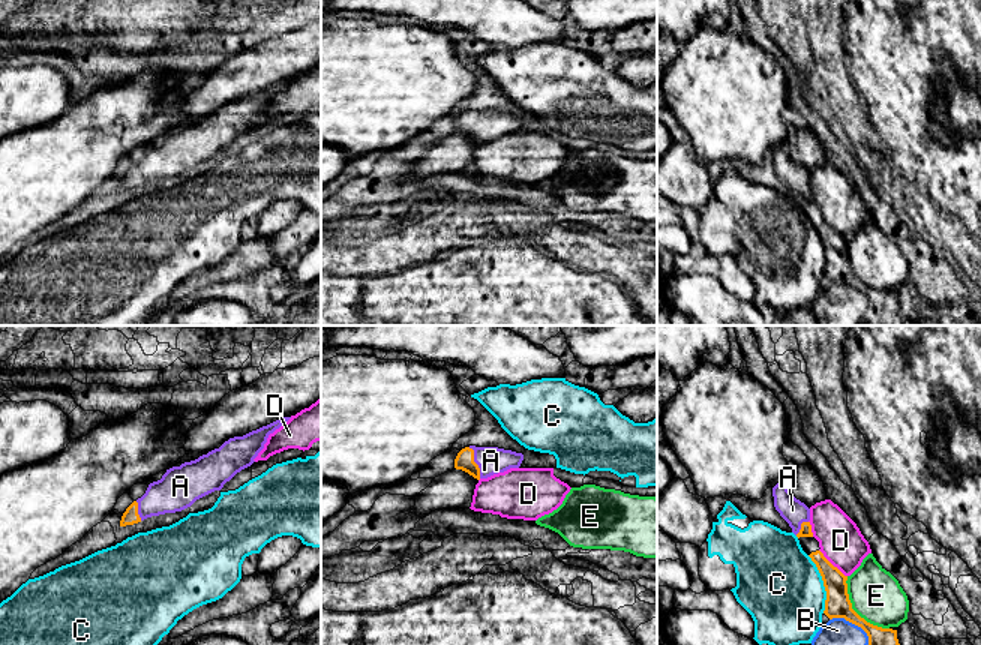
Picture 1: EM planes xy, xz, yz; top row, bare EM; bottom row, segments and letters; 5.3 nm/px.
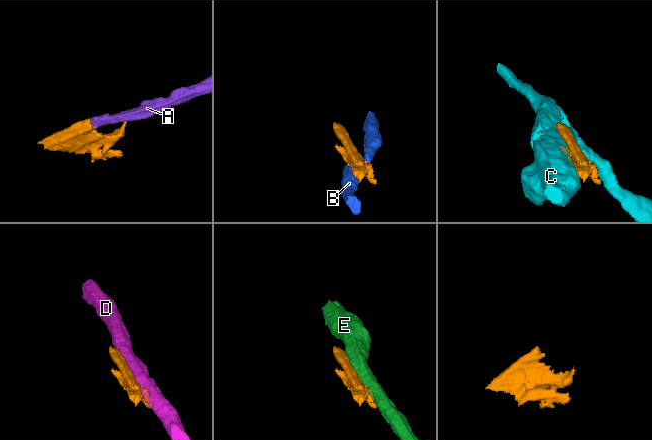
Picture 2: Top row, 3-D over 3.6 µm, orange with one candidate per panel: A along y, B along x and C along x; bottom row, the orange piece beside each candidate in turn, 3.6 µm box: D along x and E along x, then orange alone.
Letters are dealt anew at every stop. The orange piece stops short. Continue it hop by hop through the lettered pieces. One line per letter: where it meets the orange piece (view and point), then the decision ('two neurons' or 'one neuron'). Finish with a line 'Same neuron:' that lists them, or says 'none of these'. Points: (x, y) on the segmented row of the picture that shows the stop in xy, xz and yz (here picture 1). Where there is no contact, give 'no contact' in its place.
A: xz (474, 462) | one neuron
B: yz (854, 623) | two neurons
C: yz (824, 584) | two neurons
D: yz (831, 564) | two neurons
E: yz (854, 611) | two neurons
Same neuron: A

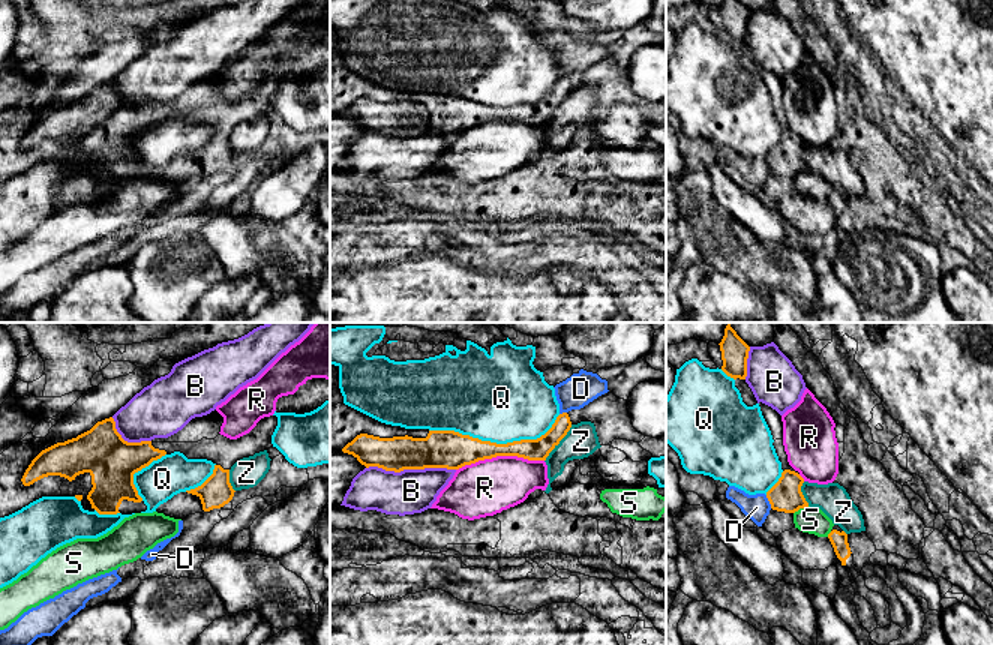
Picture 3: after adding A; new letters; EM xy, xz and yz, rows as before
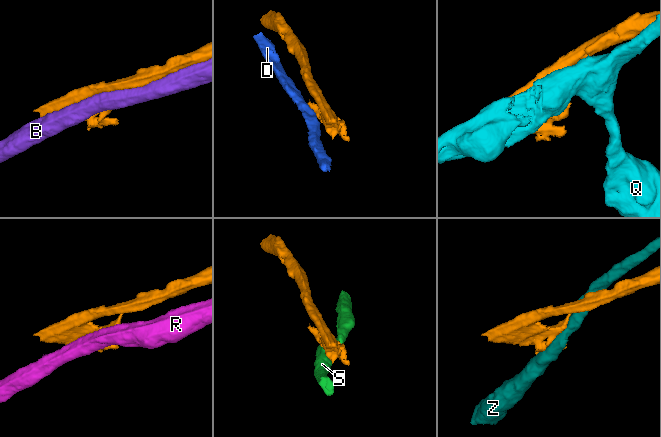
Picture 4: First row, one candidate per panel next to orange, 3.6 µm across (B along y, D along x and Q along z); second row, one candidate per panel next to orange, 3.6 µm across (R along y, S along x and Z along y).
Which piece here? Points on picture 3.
B: xz (411, 468) | two neurons
D: yz (768, 500) | two neurons
Q: xz (495, 443) | two neurons
R: xz (500, 455) | two neurons
S: yz (801, 507) | two neurons
Z: xz (558, 443) | two neurons
Same neuron: none of these

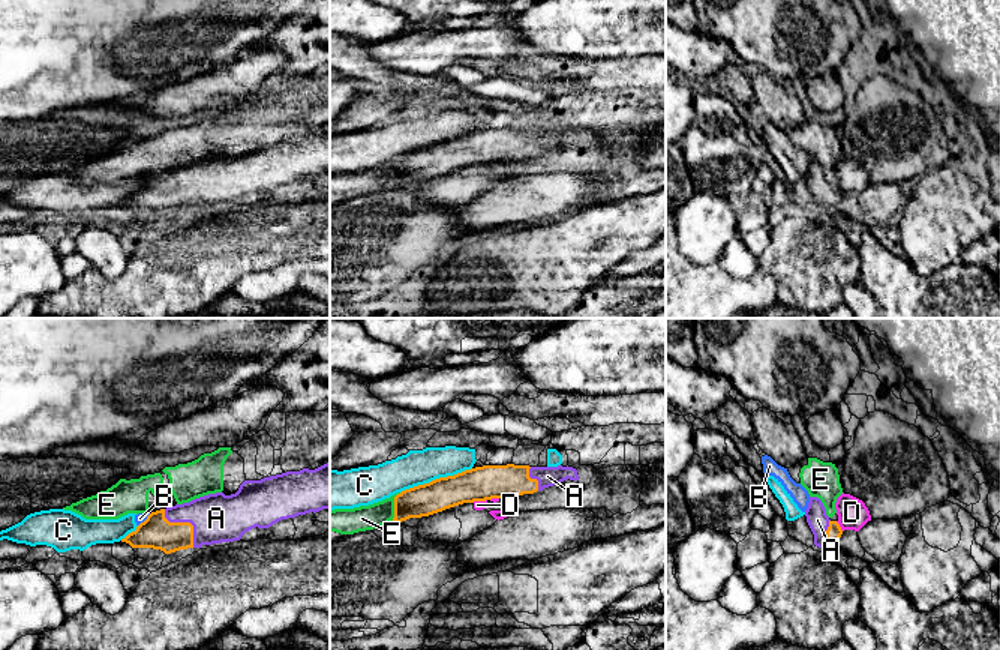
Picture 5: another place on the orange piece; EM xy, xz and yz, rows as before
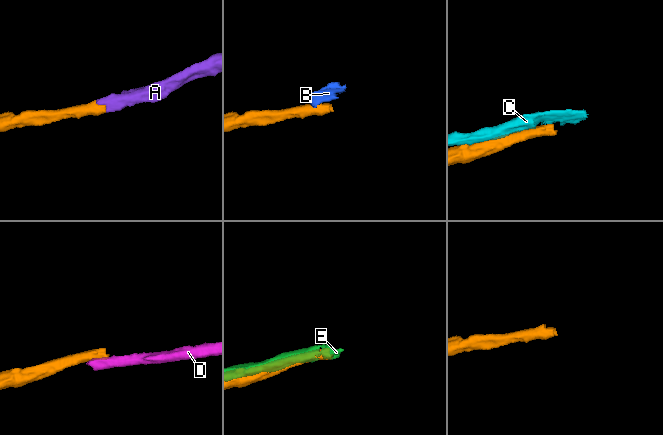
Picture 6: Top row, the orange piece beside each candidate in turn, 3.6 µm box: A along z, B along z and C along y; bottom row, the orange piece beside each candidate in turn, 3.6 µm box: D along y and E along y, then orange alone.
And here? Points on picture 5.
A: xy (186, 523) | one neuron
B: xy (146, 520) | two neurons
C: xz (435, 479) | two neurons
D: yz (838, 526) | two neurons
E: xz (395, 508) | two neurons
Same neuron: A

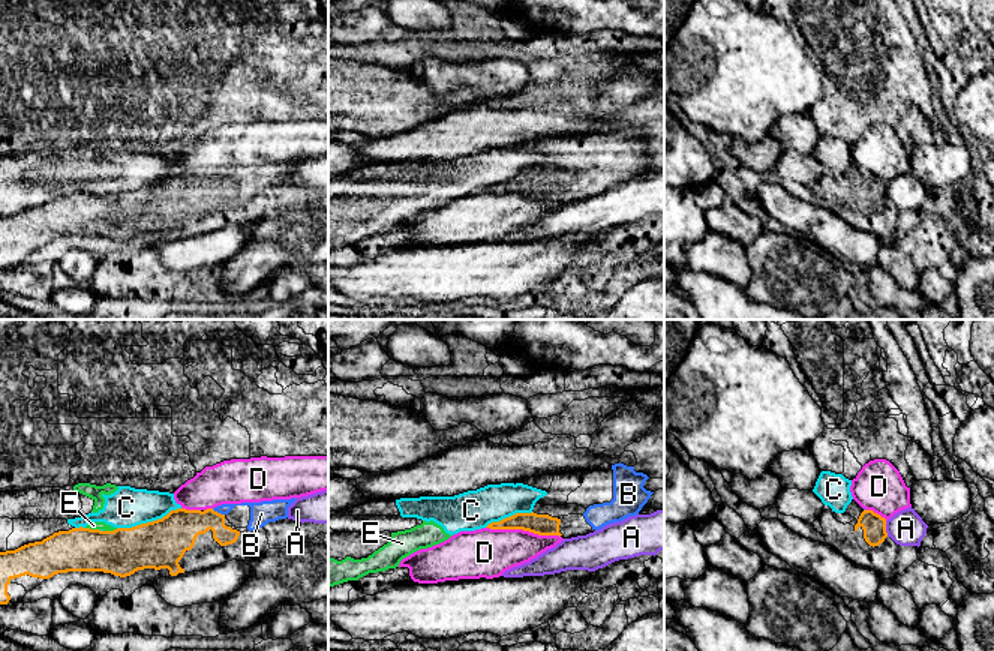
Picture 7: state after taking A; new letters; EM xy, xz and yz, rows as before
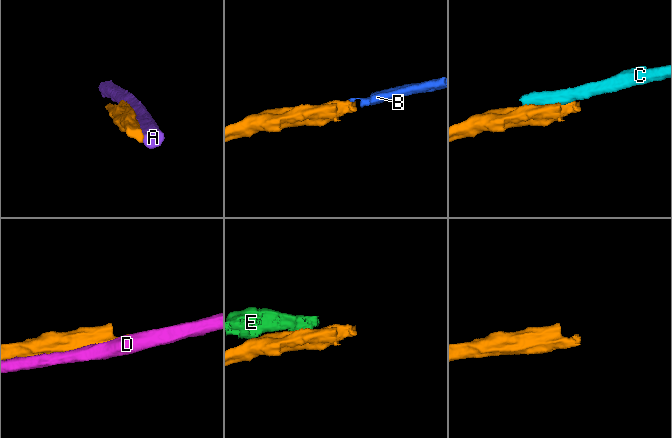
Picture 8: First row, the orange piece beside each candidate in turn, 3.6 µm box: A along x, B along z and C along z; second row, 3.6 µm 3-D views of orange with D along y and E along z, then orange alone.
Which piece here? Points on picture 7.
A: yz (885, 528) | two neurons
B: xy (216, 512) | one neuron
C: xy (149, 522) | two neurons
D: xz (523, 530) | two neurons
E: xy (93, 530) | two neurons
Same neuron: B

